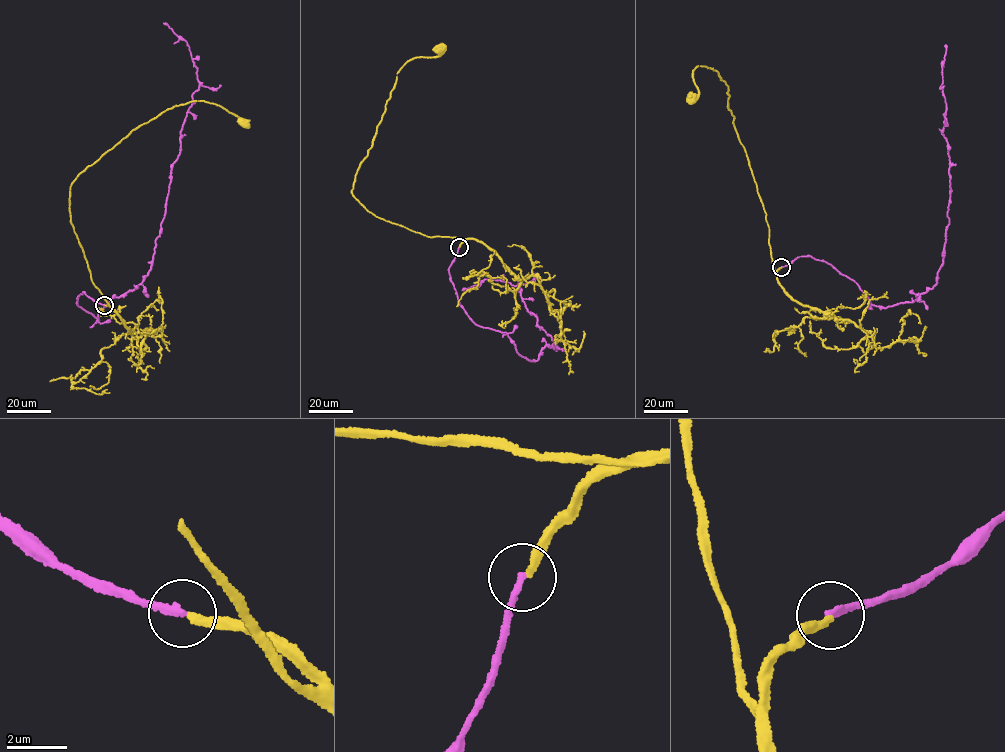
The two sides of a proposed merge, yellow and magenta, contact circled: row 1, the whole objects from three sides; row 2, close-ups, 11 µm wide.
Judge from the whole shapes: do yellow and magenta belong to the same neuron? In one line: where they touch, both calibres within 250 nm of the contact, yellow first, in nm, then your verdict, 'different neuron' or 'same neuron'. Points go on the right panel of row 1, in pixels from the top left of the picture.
place (781, 267); calibres 240 and 240 nm; different neuron

